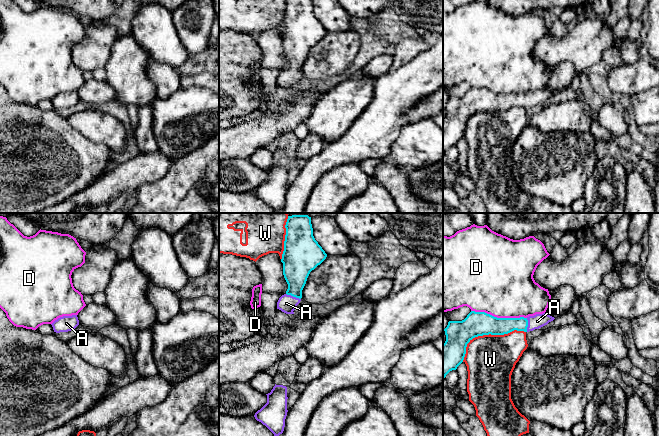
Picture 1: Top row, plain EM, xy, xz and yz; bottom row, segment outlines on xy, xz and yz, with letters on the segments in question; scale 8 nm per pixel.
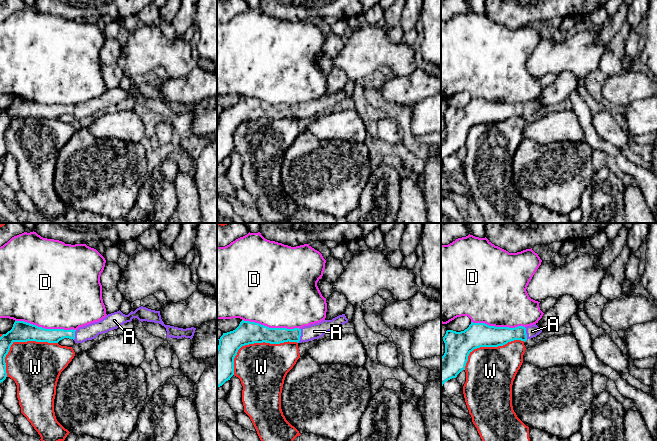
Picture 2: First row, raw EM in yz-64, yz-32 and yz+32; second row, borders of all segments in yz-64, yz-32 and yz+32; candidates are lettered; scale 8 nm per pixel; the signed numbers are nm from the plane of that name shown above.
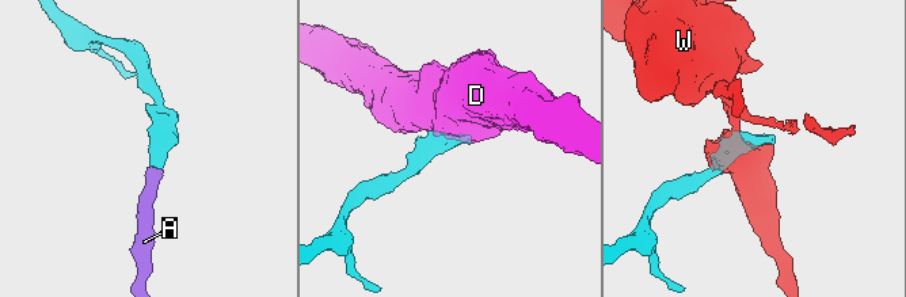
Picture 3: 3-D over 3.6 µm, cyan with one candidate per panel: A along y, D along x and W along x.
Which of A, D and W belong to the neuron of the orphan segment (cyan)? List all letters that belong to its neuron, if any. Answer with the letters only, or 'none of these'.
A

